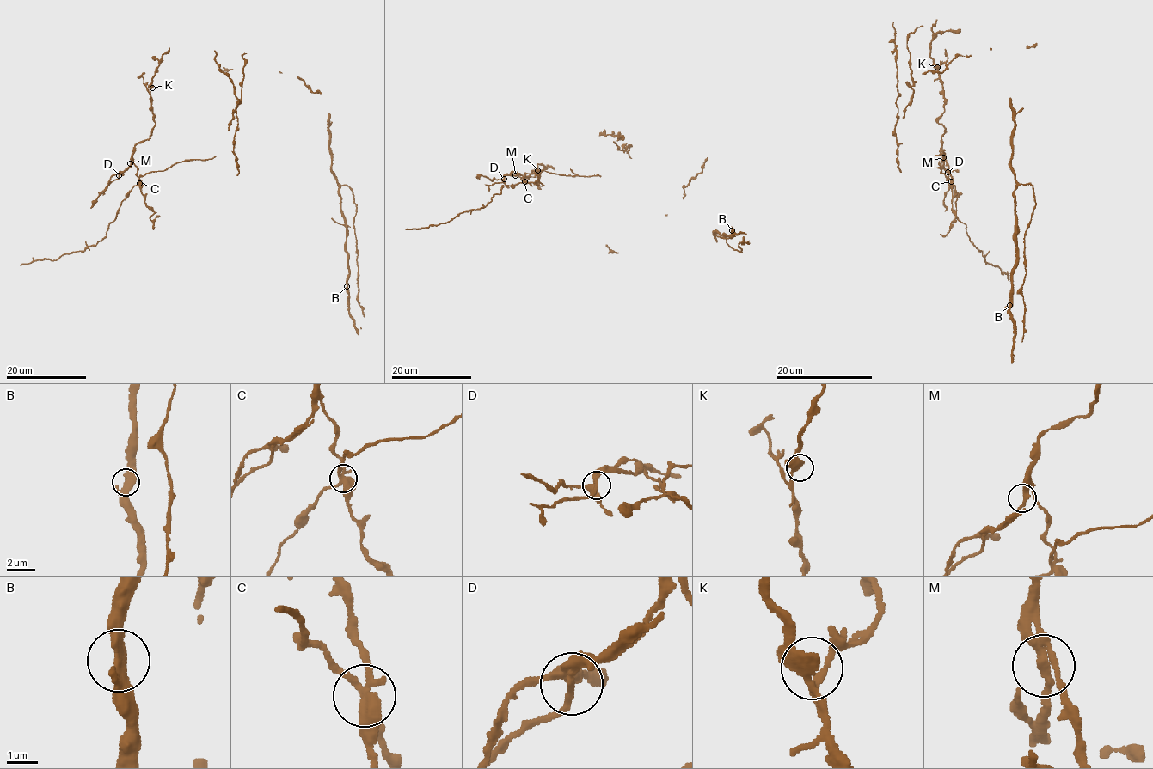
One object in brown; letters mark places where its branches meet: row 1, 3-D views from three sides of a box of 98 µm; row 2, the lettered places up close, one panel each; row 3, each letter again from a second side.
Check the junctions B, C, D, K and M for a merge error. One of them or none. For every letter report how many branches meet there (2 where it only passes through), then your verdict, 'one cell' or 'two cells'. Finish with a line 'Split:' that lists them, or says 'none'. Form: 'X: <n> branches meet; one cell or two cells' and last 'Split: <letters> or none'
B: 3 branches meet; one cell
C: 4 branches meet; two cells
D: 4 branches meet; one cell
K: 3 branches meet; one cell
M: 3 branches meet; one cell
Split: C

